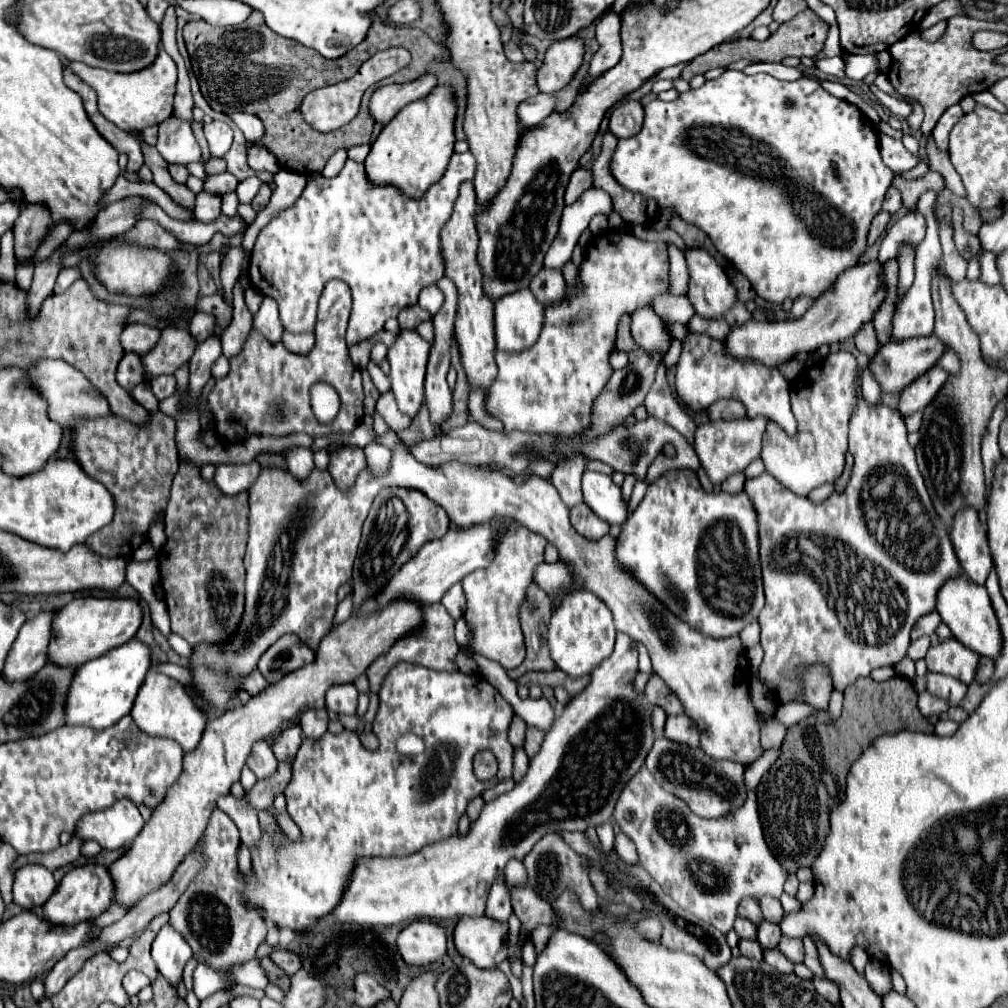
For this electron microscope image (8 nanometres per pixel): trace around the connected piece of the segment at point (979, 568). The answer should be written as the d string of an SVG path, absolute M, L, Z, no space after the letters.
M963 507L951 523L951 541L955 547L955 553L959 555L959 561L963 563L963 571L969 575L971 581L983 585L989 571L991 571L991 553L989 553L989 543L987 543L987 529L979 521L979 513L973 507Z

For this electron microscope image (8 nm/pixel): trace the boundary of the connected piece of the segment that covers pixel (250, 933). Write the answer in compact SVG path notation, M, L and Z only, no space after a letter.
M214 809L201 843L207 855L207 867L189 883L187 891L171 909L169 919L171 925L185 937L189 947L199 953L199 959L221 973L229 973L235 965L251 961L269 929L269 923L263 915L259 915L259 909L249 907L245 901L245 879L237 863L240 845L240 833L235 823L221 809Z

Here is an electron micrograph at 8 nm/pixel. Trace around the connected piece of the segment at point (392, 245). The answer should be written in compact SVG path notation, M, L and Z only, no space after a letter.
M453 153L451 163L441 177L421 199L409 199L393 187L373 187L365 179L365 169L361 163L347 159L341 173L333 179L319 177L317 181L307 183L301 197L293 207L281 211L267 227L261 229L253 253L251 267L247 271L251 285L267 297L273 297L279 303L281 323L291 333L313 333L317 317L317 301L329 279L343 279L353 293L347 330L348 347L375 335L383 329L383 323L389 317L397 317L403 307L415 305L417 295L423 287L433 285L443 277L443 259L439 251L439 231L451 215L459 183L463 179L473 179L475 159L467 153Z

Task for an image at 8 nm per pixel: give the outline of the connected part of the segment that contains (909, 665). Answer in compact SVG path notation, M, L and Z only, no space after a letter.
M905 657L903 661L899 661L899 663L895 665L895 673L897 673L897 675L903 675L903 677L907 677L907 679L913 679L913 677L915 677L915 663Z

